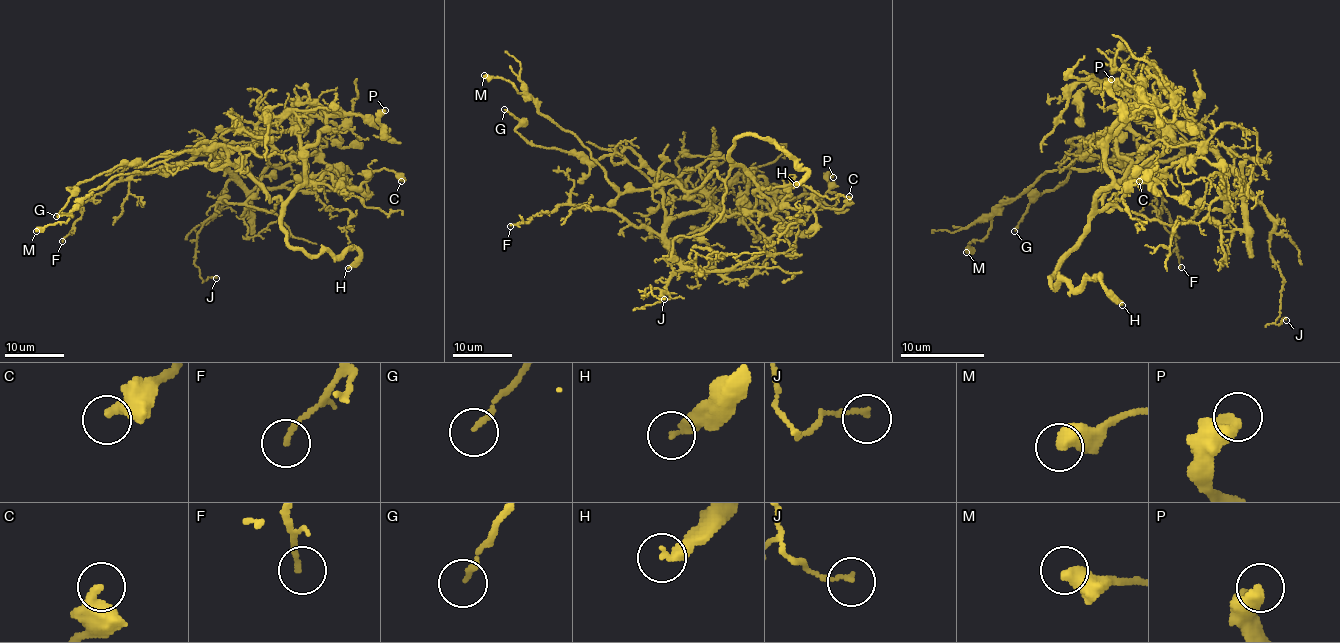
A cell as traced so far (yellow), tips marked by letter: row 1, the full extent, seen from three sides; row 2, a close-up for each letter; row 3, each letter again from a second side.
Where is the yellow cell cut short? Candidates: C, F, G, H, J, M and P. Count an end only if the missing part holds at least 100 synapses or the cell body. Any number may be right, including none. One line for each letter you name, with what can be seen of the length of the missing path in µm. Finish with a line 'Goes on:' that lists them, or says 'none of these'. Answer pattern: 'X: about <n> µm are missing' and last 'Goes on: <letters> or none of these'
H: about 160 µm are missing
Goes on: H

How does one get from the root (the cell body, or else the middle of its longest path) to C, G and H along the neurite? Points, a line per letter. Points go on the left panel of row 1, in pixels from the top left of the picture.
C: (207, 154), (268, 141), (305, 163), (309, 181), (328, 173), (343, 186), (359, 186), (383, 169), (401, 181)
G: (207, 154), (216, 155), (207, 142), (198, 142), (150, 166), (114, 166), (70, 186), (71, 195), (56, 216)
H: (207, 154), (221, 144), (269, 200), (280, 198), (291, 247), (336, 256), (355, 248), (348, 268)

